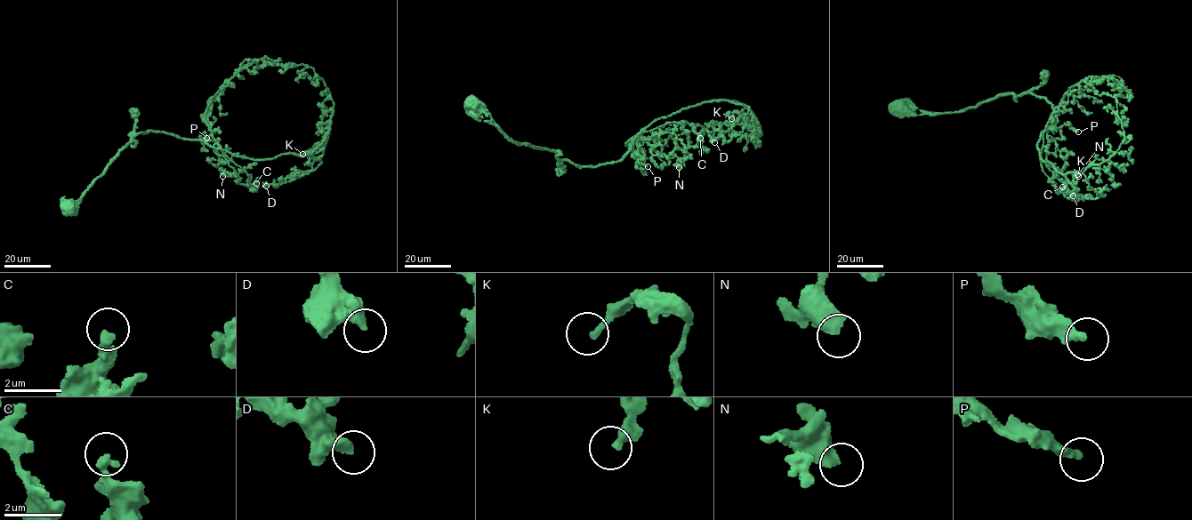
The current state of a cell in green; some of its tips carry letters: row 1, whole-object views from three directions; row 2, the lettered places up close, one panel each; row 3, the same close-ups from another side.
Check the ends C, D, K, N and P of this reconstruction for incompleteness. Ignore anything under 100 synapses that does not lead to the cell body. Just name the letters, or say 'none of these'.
none of these

